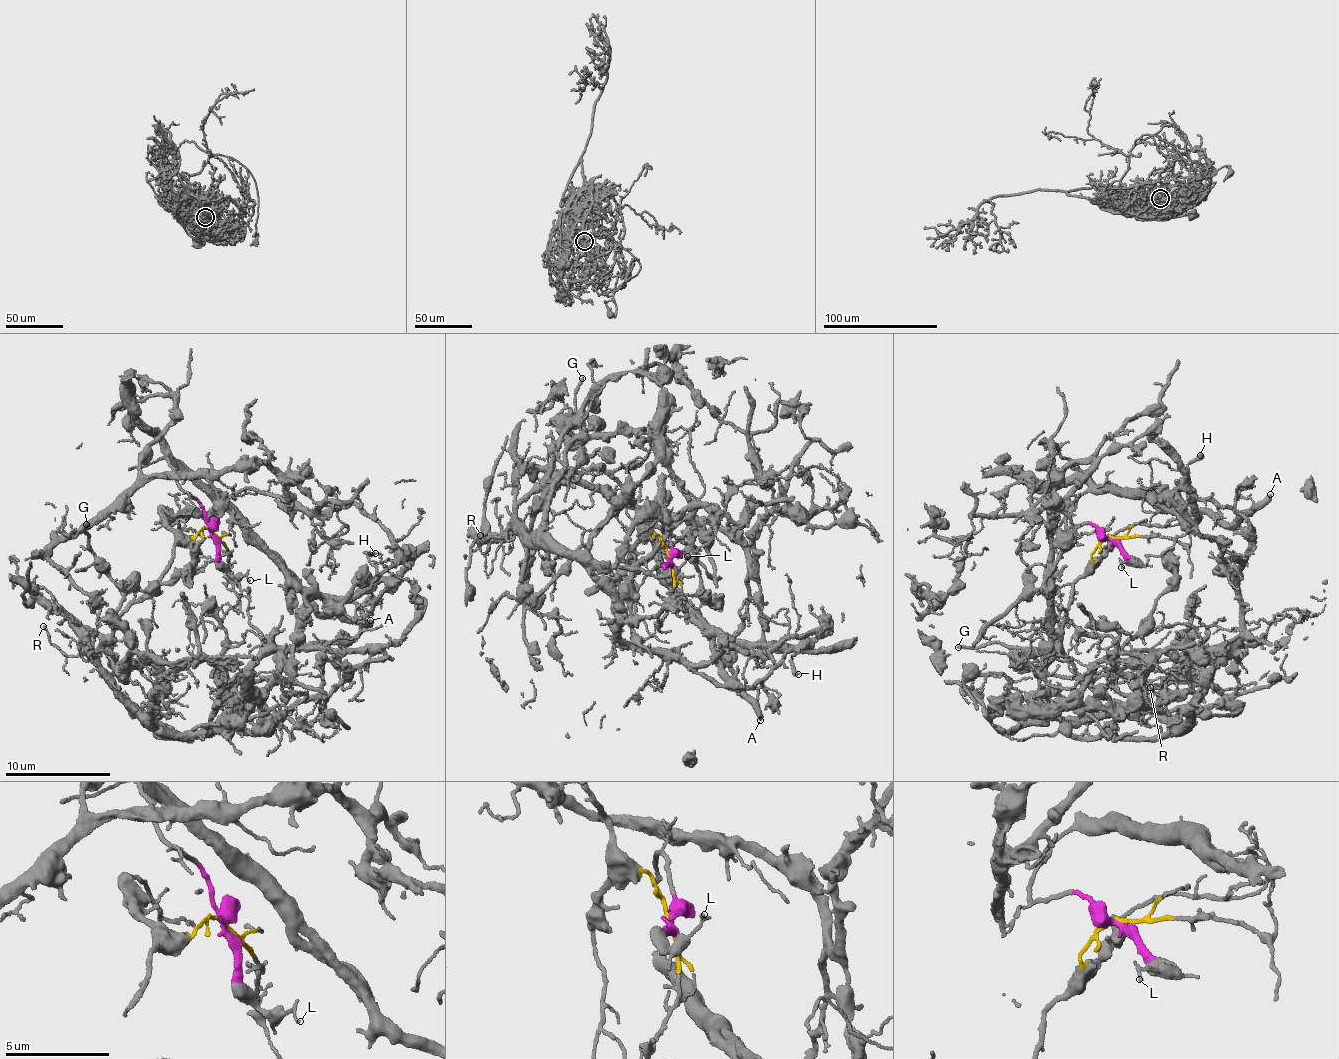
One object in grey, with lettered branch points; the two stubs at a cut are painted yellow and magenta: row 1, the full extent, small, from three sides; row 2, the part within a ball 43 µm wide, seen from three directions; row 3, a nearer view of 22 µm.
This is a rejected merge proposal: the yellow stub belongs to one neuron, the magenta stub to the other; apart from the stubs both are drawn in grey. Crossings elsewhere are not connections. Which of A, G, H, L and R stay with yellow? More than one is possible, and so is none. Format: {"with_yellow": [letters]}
{"with_yellow": ["G", "R"]}

